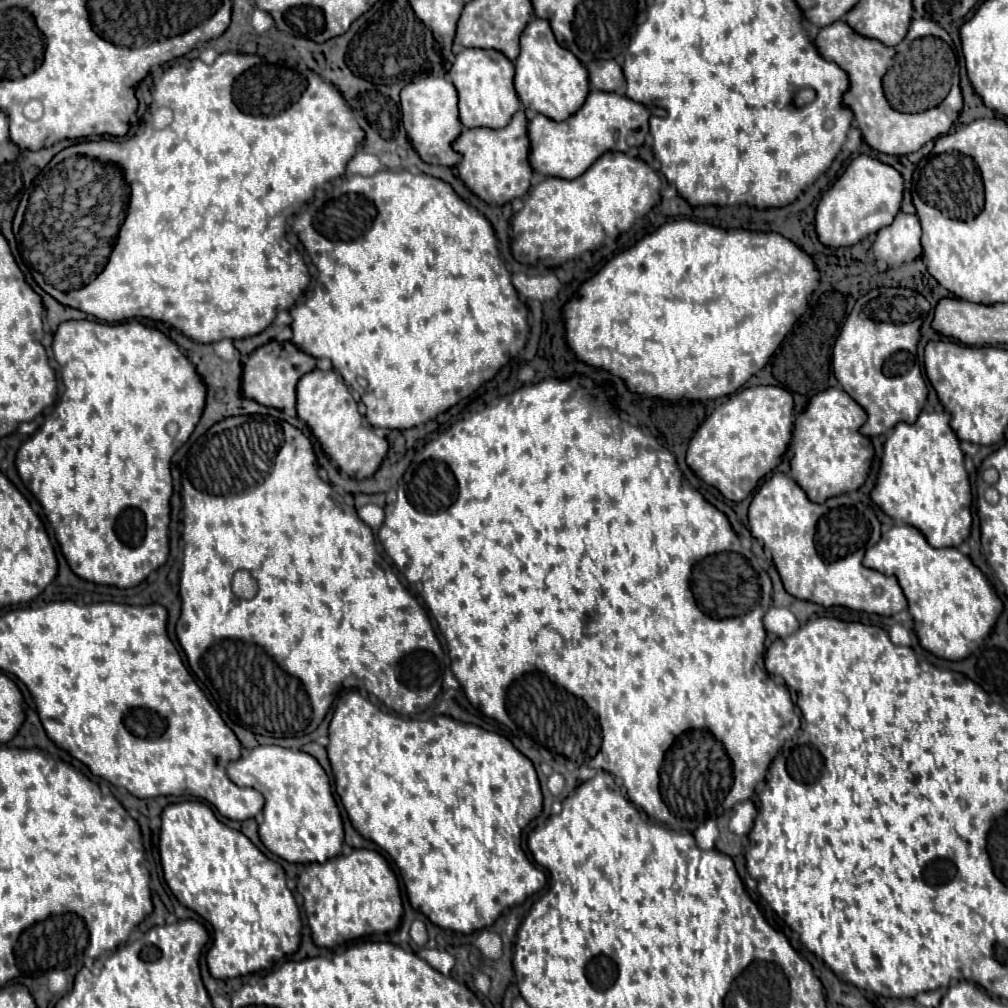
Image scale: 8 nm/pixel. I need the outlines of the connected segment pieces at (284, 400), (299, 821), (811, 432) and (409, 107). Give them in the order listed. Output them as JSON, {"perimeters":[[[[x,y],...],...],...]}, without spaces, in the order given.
{"perimeters":[[[[269,341],[259,349],[255,349],[243,365],[243,395],[249,399],[255,399],[261,405],[275,407],[275,409],[295,407],[297,381],[305,373],[313,371],[315,365],[317,365],[317,359],[297,349],[291,341]]],[[[261,745],[227,765],[229,779],[239,787],[253,787],[265,797],[259,837],[265,847],[291,863],[325,863],[341,853],[345,831],[325,769],[315,757],[279,745]]],[[[839,387],[815,395],[799,415],[793,431],[791,477],[805,489],[811,501],[825,503],[827,499],[855,491],[865,483],[869,463],[875,455],[871,441],[859,433],[865,421],[867,413],[863,407]]],[[[425,75],[419,81],[413,81],[407,87],[403,87],[401,117],[409,139],[423,161],[447,167],[455,167],[461,161],[461,155],[453,149],[453,141],[463,129],[457,109],[457,89],[445,76]]]]}

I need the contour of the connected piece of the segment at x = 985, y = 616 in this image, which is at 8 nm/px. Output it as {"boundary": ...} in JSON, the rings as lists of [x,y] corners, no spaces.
{"boundary":[[[895,525],[883,533],[881,541],[867,549],[863,565],[877,569],[883,575],[897,577],[909,601],[909,613],[915,621],[919,643],[933,655],[949,661],[965,659],[977,649],[1003,611],[1003,601],[999,595],[995,601],[991,583],[967,555],[955,547],[931,547],[925,535],[911,525]]]}

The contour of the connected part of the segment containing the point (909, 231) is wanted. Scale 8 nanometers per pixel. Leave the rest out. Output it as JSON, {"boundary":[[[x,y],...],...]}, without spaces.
{"boundary":[[[899,213],[891,225],[877,233],[873,243],[873,253],[877,259],[887,261],[887,265],[899,265],[903,261],[921,255],[921,223],[917,215]]]}

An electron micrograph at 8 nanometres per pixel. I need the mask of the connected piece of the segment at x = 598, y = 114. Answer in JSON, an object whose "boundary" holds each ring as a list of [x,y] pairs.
{"boundary":[[[595,91],[587,95],[585,105],[573,113],[565,121],[553,121],[545,115],[535,115],[529,123],[529,137],[531,137],[531,167],[535,171],[543,171],[543,175],[549,177],[561,177],[561,179],[577,179],[591,167],[591,163],[601,157],[605,151],[629,151],[631,147],[641,147],[645,143],[645,137],[649,135],[649,109],[627,95],[619,93],[609,93],[609,91]]]}

